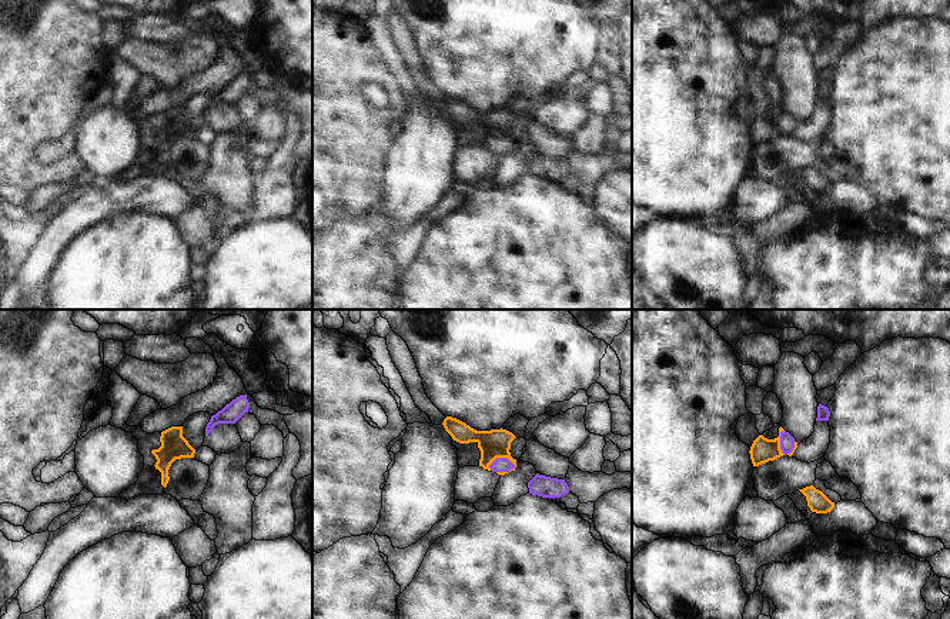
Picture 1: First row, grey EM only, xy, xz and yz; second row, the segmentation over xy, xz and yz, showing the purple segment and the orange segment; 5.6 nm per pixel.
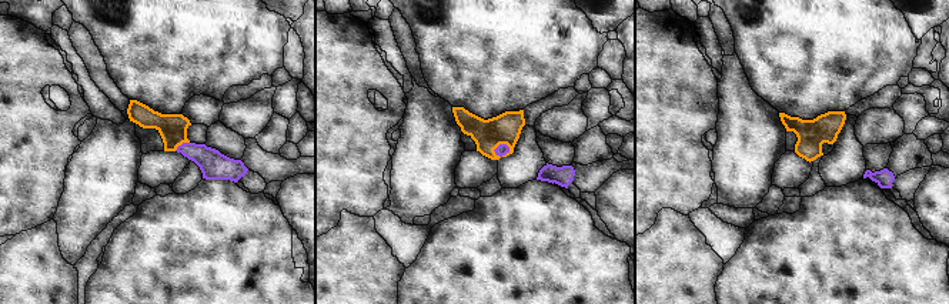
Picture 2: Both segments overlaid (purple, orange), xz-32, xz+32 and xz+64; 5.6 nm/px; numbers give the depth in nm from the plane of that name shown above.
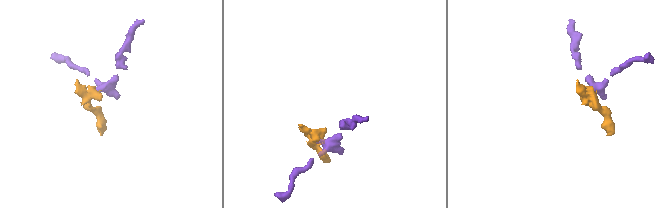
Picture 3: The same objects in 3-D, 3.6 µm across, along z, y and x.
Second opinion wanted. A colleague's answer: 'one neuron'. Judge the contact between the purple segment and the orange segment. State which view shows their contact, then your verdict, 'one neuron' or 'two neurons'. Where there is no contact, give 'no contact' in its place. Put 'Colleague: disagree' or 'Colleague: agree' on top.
Colleague: agree
meets purple in xz; one neuron

